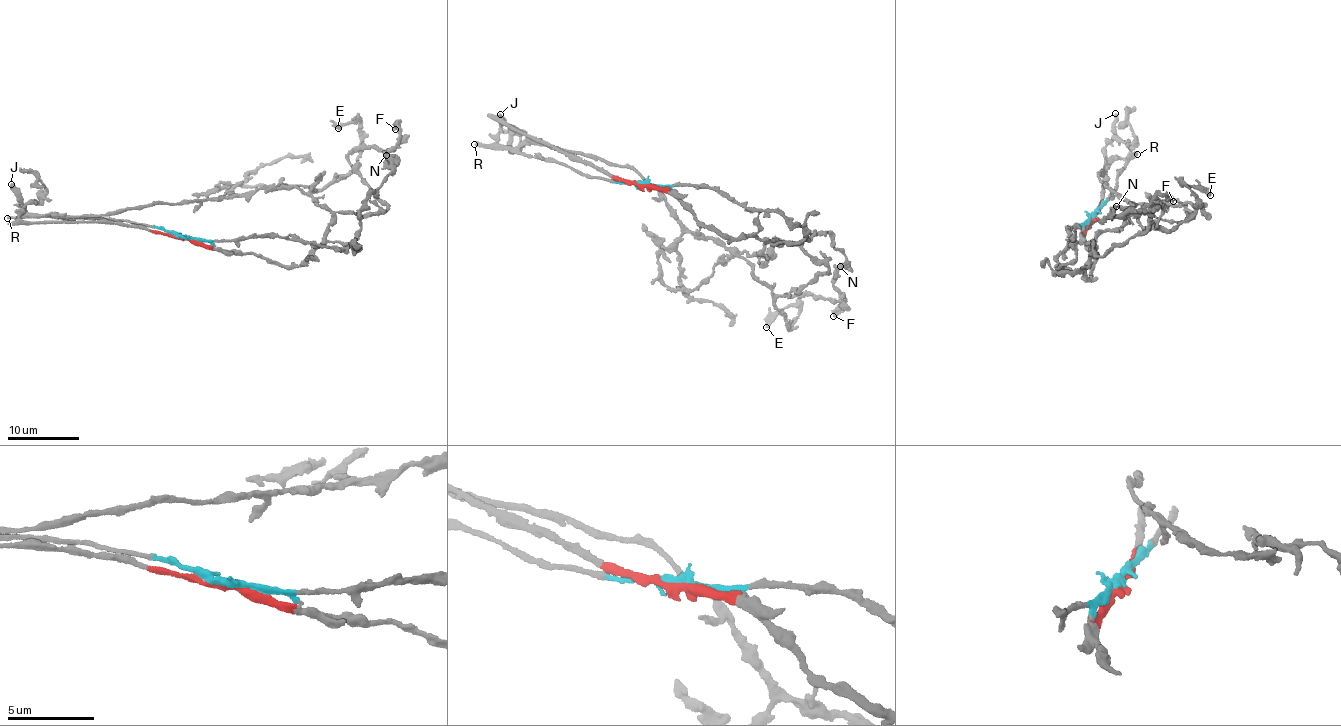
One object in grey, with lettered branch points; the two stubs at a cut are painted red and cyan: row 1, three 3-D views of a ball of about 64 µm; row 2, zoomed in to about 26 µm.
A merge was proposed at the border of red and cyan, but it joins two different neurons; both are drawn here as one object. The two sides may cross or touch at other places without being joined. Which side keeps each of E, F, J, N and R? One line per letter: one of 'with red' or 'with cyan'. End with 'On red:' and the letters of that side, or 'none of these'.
E: with cyan
F: with cyan
J: with cyan
N: with cyan
R: with cyan
On red: none of these

